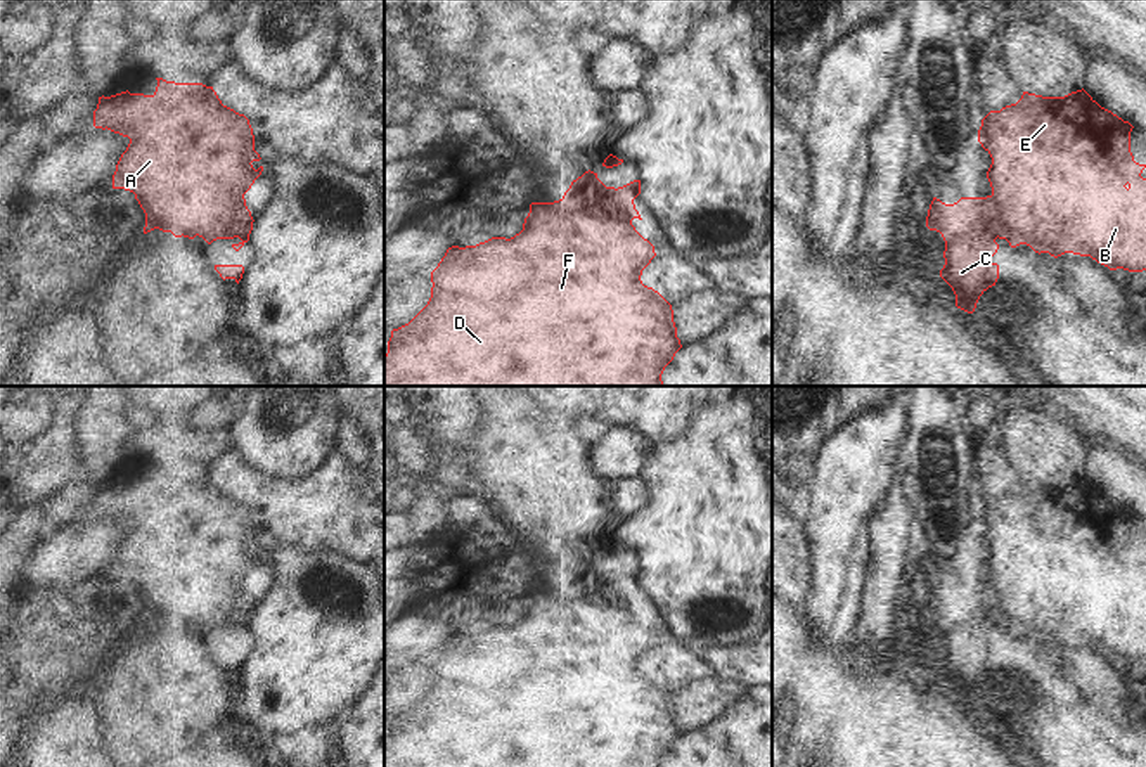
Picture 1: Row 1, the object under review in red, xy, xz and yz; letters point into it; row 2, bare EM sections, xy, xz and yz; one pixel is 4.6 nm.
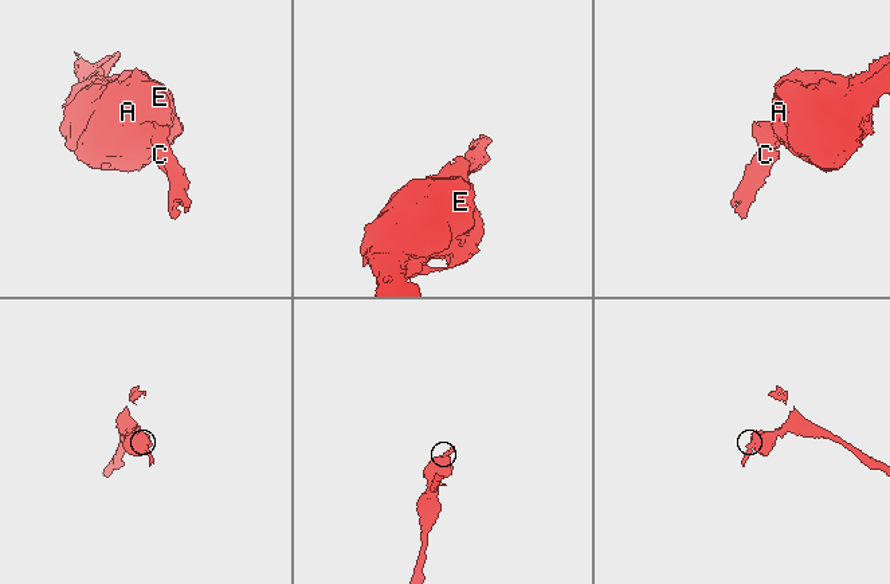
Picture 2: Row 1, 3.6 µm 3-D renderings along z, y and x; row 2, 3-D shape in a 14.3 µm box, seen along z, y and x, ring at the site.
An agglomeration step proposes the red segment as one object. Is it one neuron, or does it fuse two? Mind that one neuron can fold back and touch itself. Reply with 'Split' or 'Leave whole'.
Leave whole

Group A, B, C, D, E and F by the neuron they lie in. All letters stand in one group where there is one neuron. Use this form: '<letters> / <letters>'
A B C D E F

